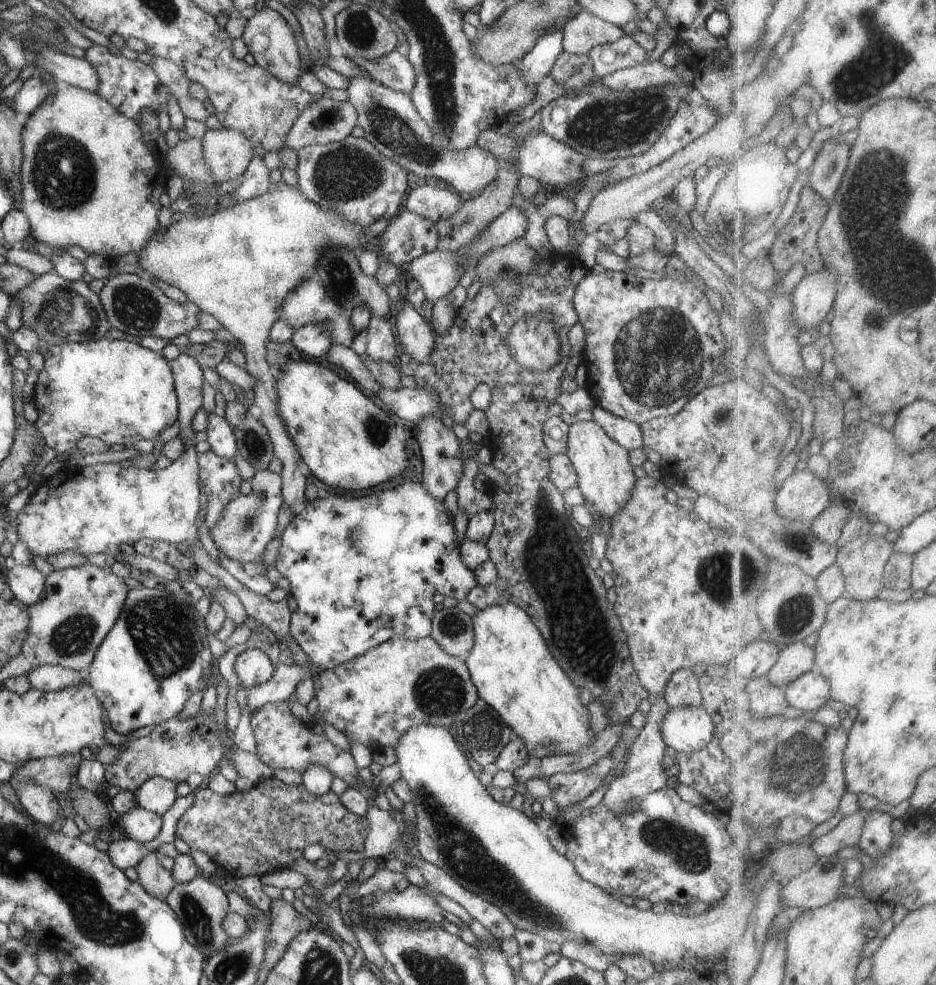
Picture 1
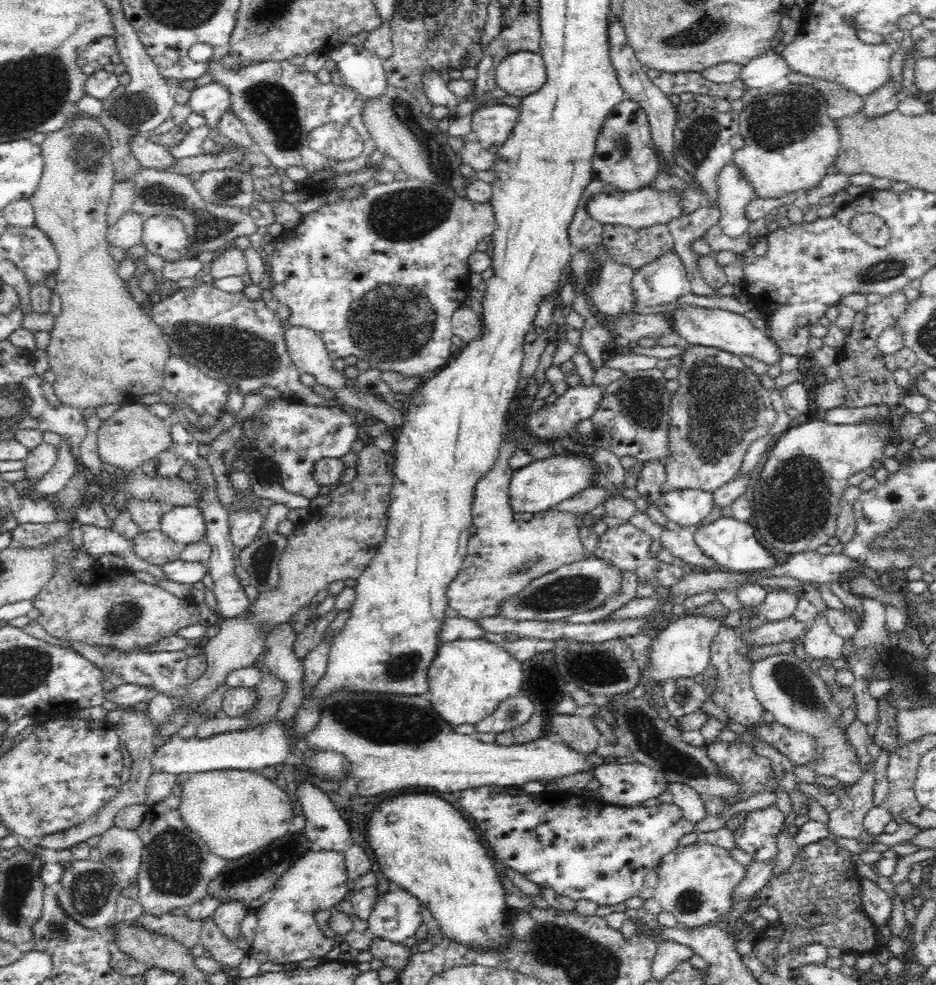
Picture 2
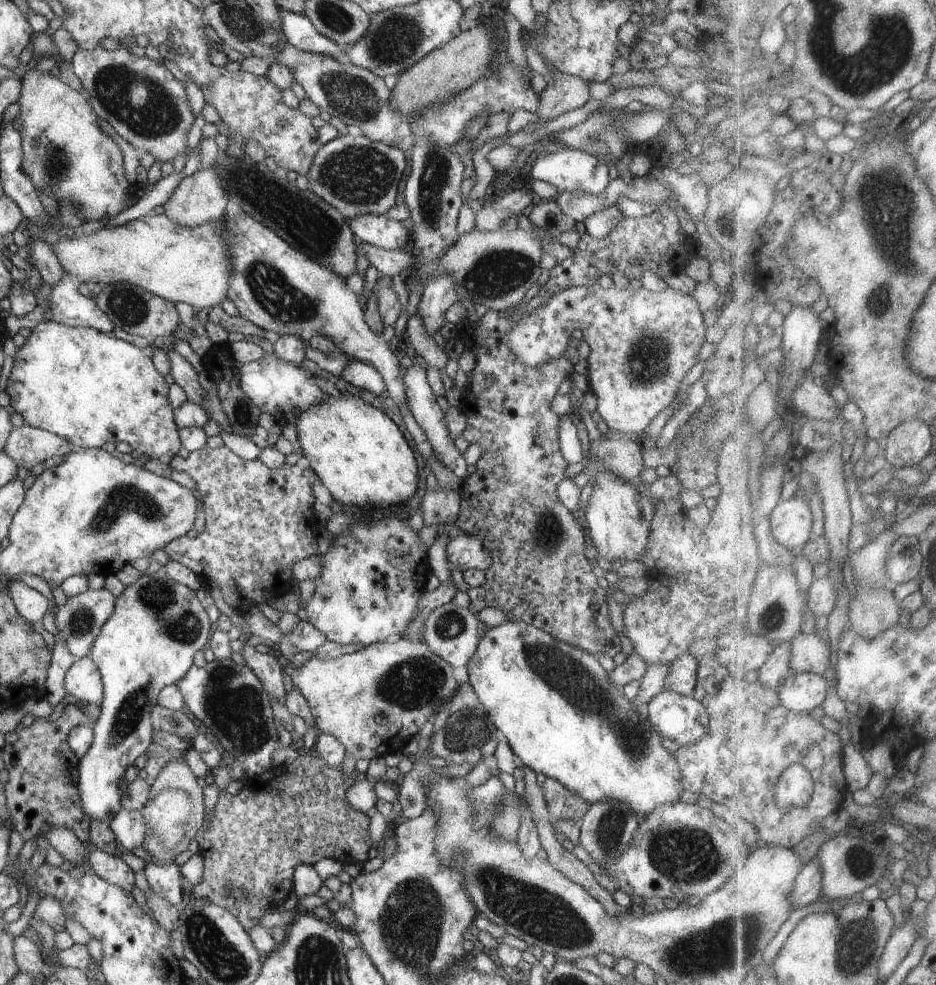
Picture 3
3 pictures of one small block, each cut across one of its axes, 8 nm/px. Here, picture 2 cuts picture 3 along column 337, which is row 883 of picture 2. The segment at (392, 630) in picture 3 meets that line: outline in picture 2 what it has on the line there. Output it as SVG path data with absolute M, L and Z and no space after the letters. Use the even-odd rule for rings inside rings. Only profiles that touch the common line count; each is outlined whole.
M486 785L476 788L470 788L466 790L454 792L456 800L460 802L460 808L466 810L478 824L478 828L482 830L488 846L492 848L492 852L496 854L498 860L502 860L502 864L505 864L509 869L513 869L516 872L522 873L533 883L536 883L540 888L548 887L556 891L557 896L566 896L572 898L574 901L578 900L591 900L599 906L614 906L625 902L626 899L636 897L639 895L640 890L646 880L646 874L649 874L650 870L660 865L662 858L666 857L679 846L680 839L684 834L690 834L695 832L695 824L686 820L683 817L681 808L674 803L658 803L656 806L634 806L634 807L621 807L611 805L594 796L587 796L584 794L574 794L570 791L560 791L555 788L548 789L541 793L527 793L521 786L496 786Z

